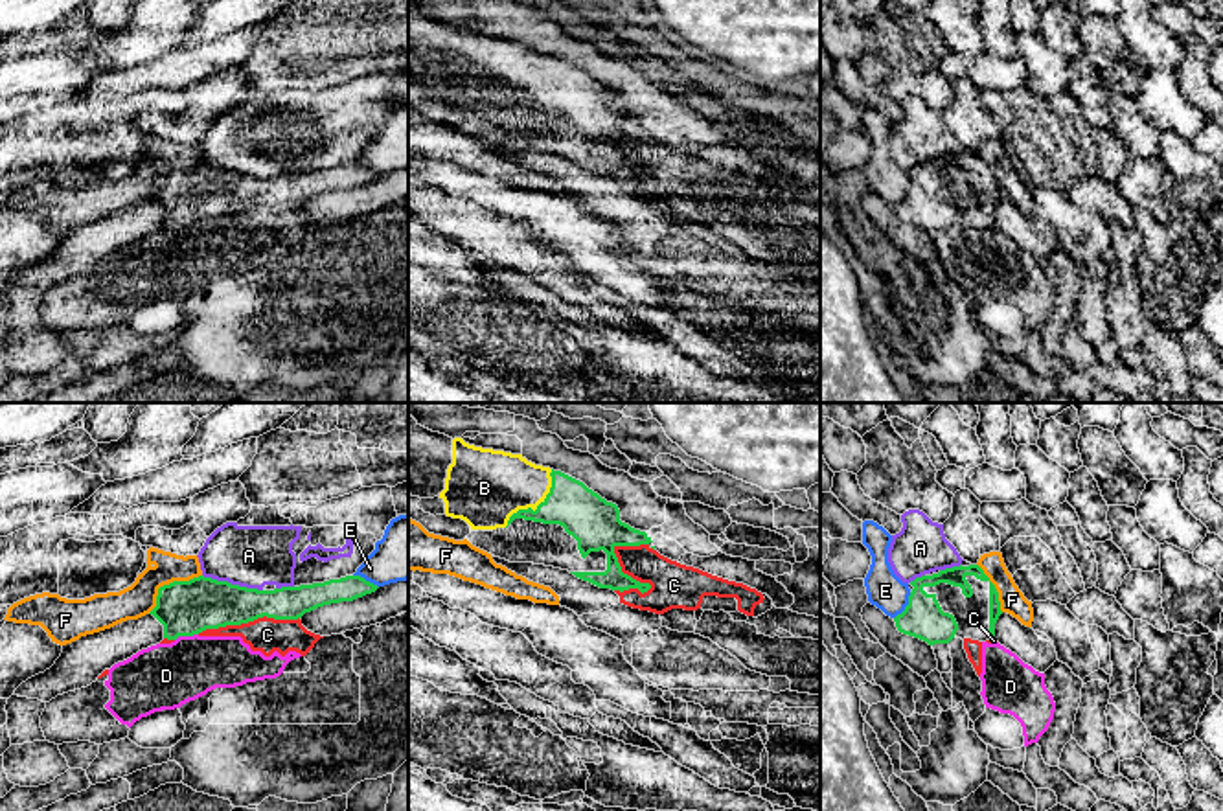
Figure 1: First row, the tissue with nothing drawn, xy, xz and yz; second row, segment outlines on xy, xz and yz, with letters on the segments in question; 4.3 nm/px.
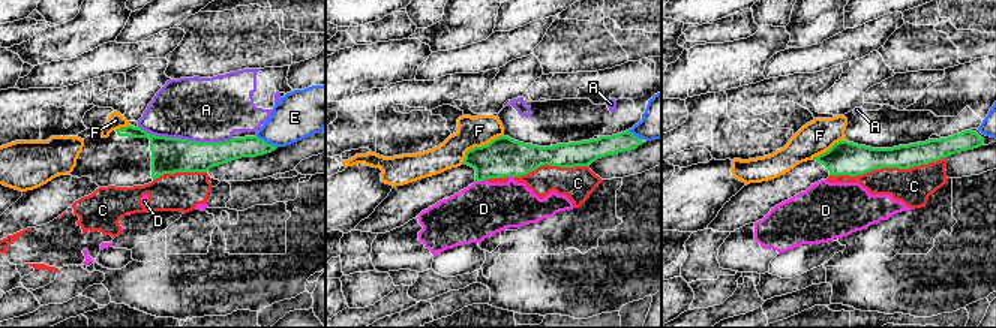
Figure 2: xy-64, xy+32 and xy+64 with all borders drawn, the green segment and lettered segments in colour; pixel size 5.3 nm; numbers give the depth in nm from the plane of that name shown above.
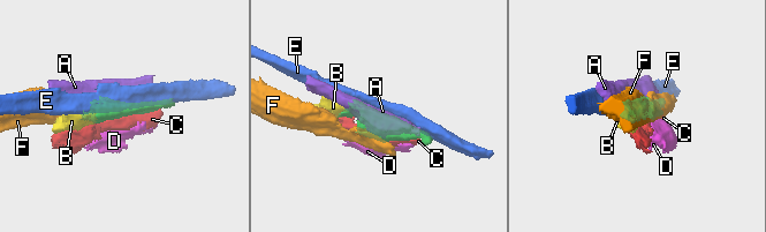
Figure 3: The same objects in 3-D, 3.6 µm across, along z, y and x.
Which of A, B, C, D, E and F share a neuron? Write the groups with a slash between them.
A / B / C D / E / F

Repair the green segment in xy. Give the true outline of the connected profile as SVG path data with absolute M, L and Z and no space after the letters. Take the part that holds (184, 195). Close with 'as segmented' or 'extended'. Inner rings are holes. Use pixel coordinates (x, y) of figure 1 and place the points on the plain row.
M199 164L160 175L156 195L149 202L164 213L164 226L177 228L263 204L298 208L318 195L353 189L377 177L360 164L274 178L246 177Z | as segmented

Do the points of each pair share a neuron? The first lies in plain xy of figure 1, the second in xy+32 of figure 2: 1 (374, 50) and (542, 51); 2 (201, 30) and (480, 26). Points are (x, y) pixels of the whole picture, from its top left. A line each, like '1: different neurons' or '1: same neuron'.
1: same neuron
2: different neurons

